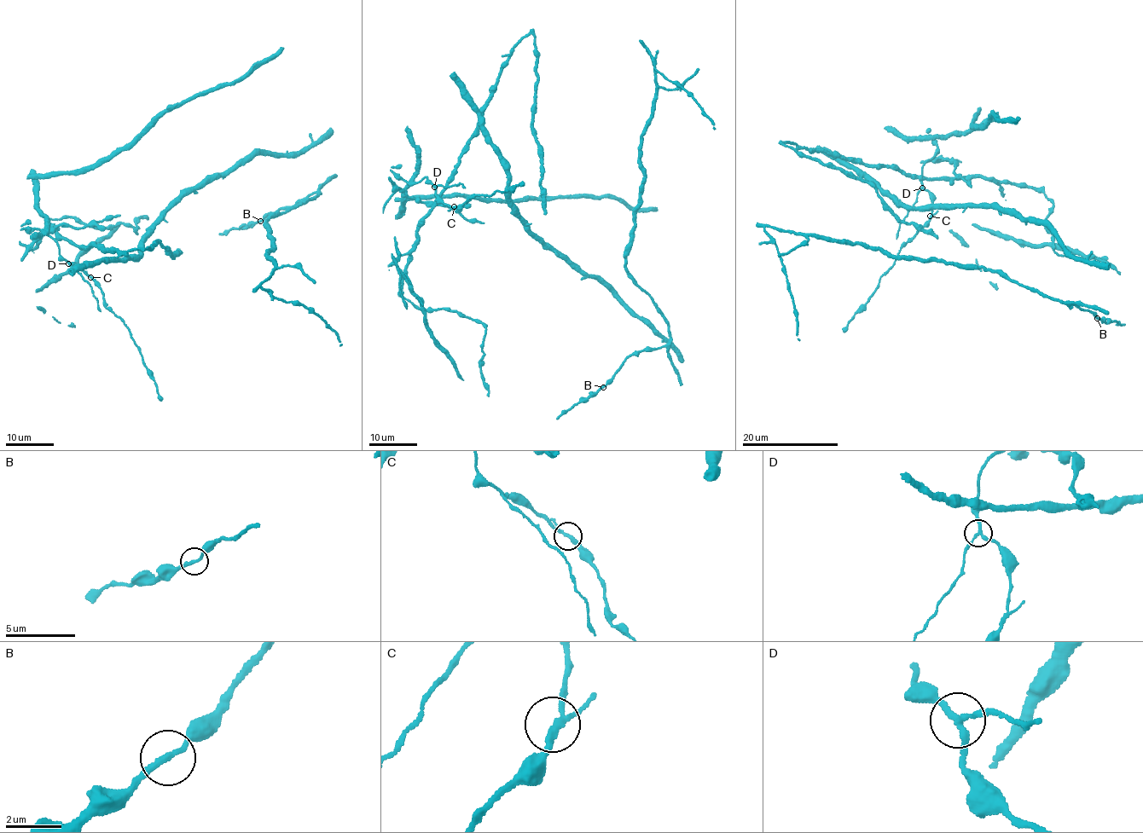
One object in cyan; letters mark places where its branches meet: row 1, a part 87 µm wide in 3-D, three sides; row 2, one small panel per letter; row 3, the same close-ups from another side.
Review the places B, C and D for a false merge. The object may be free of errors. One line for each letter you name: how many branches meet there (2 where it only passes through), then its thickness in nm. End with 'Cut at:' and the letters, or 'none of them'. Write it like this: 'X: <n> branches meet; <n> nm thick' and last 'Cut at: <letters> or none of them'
D: 3 branches meet; 200 nm thick
Cut at: D

